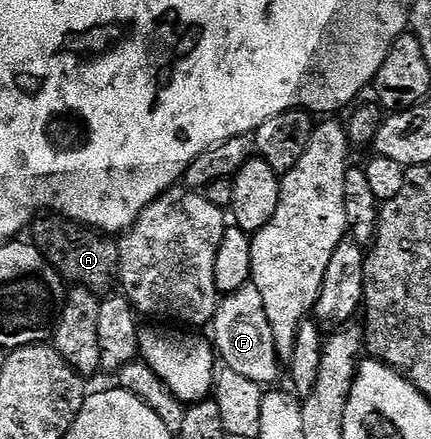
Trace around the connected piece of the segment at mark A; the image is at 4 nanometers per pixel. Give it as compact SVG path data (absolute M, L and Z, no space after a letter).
M62 215L36 216L30 233L30 240L43 252L47 262L58 271L64 282L92 291L116 284L119 276L119 242L114 236L92 229L90 225L69 221Z

